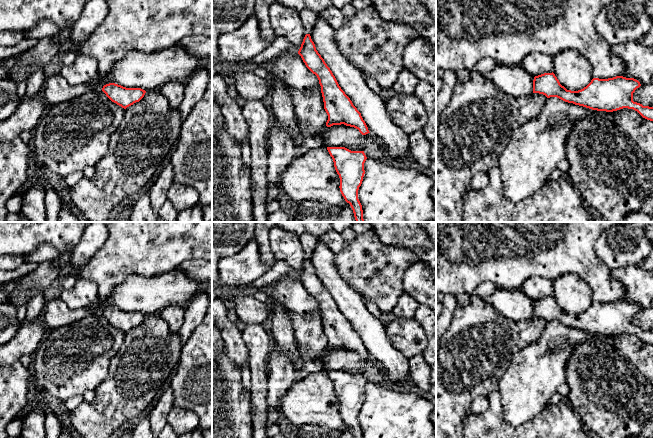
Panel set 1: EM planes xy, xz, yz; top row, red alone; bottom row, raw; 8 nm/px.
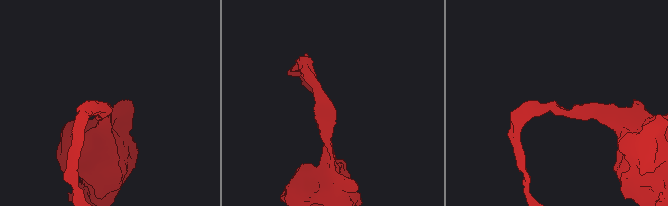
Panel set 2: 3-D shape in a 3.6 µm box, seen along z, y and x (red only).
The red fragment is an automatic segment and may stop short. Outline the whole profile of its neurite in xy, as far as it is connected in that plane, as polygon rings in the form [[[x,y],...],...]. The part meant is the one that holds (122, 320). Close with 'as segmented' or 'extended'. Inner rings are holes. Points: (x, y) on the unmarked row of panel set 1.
[[[115,307],[104,309],[102,315],[112,326],[124,333],[139,326],[146,317],[141,312],[126,312]]] | as segmented

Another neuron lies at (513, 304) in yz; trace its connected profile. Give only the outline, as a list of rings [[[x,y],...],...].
[[[497,288],[491,295],[483,297],[499,314],[513,321],[529,320],[533,317],[534,300],[520,289]]]

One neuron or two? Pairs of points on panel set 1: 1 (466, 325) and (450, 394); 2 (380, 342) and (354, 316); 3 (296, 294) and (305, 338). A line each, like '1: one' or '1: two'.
1: one
2: one
3: two

